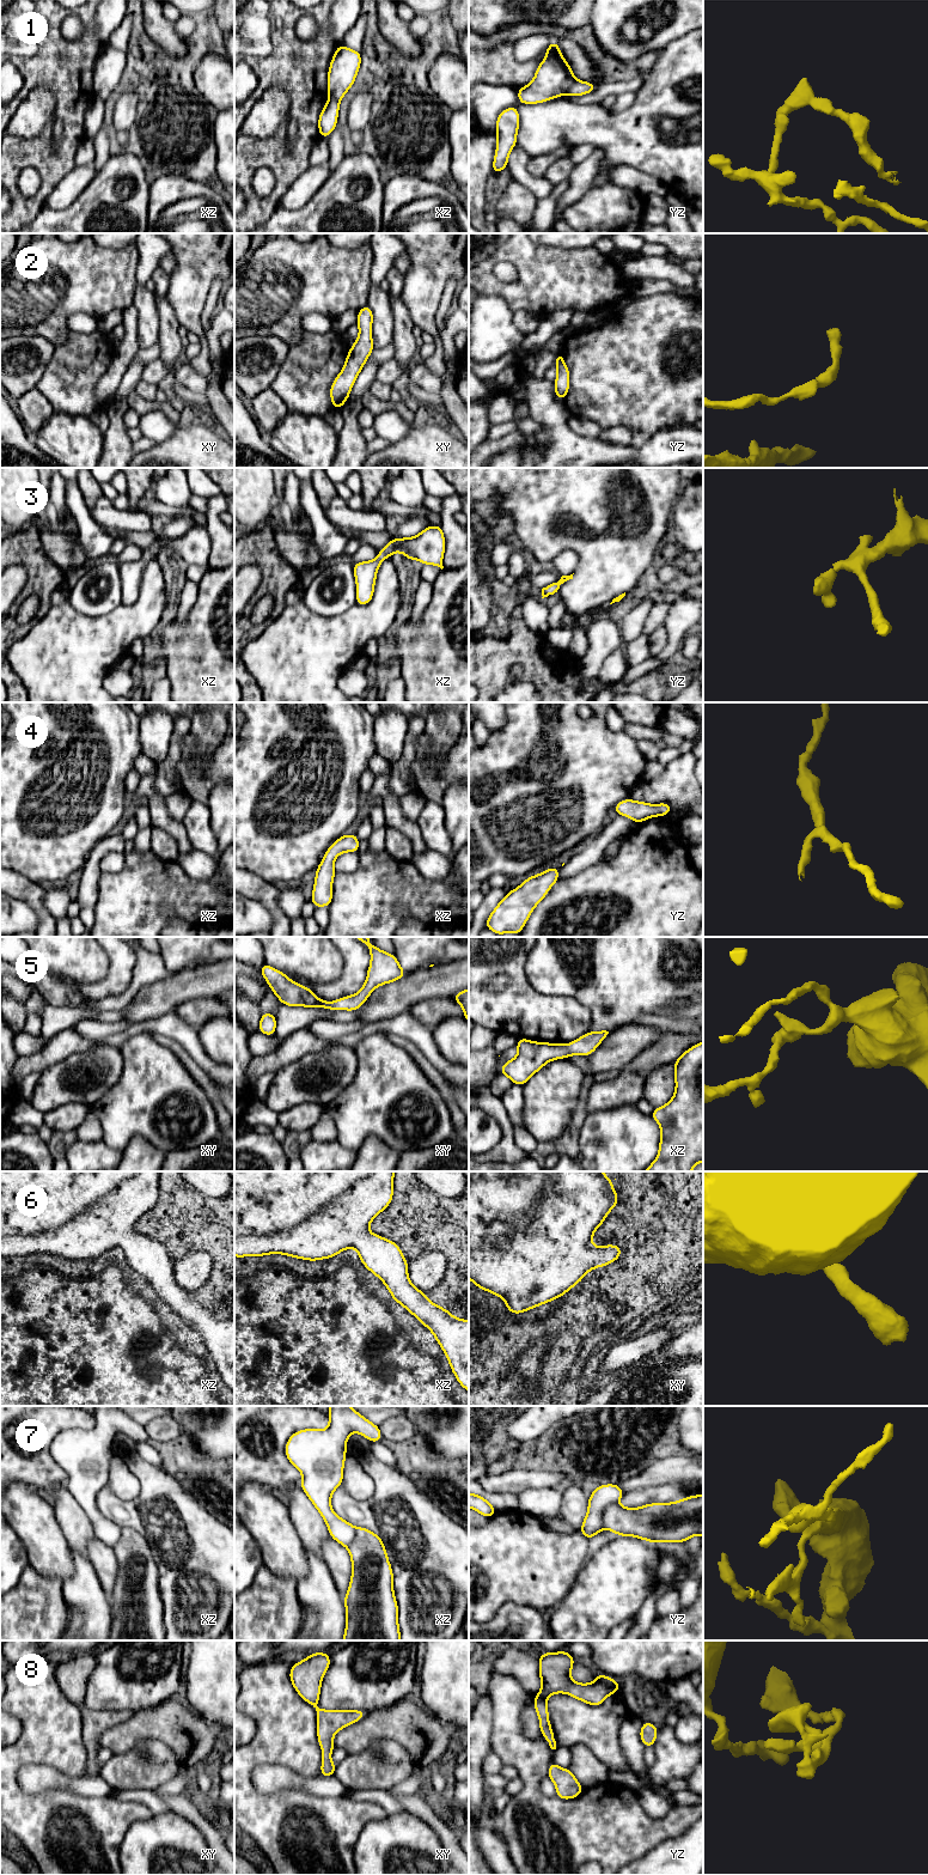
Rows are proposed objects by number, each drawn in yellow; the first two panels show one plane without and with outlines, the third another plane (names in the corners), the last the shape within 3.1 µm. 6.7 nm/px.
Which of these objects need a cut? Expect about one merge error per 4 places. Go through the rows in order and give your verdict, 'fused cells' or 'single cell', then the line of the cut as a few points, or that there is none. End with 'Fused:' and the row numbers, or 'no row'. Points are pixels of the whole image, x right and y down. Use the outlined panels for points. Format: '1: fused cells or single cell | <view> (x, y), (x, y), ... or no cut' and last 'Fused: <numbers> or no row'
1: fused cells | yz (575, 79), (566, 92)
2: single cell | no cut
3: single cell | no cut
4: single cell | no cut
5: single cell | no cut
6: single cell | no cut
7: fused cells | yz (617, 1501), (614, 1501), (604, 1509), (602, 1527)
8: single cell | no cut
Fused: 1, 7

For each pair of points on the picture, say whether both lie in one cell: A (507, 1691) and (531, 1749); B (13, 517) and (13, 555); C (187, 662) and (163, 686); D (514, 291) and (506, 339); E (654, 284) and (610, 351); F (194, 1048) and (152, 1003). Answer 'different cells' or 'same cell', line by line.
A: same cell
B: different cells
C: different cells
D: different cells
E: different cells
F: different cells

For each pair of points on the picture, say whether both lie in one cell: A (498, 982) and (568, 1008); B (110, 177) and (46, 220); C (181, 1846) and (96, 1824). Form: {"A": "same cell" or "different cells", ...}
{"A": "different cells", "B": "same cell", "C": "different cells"}

